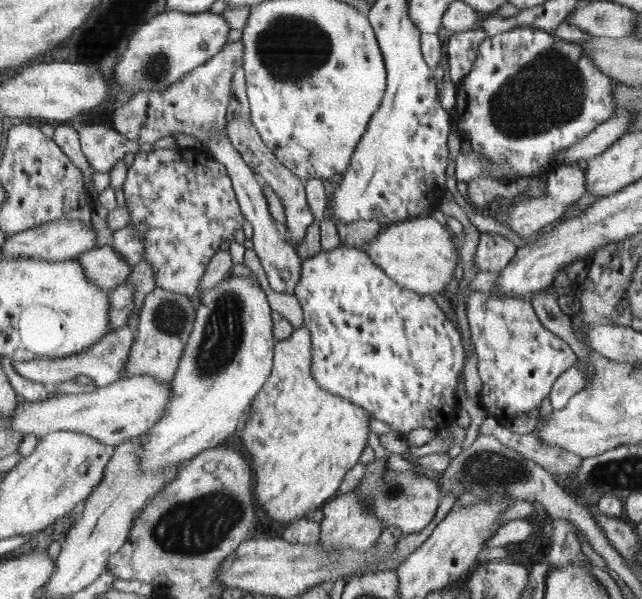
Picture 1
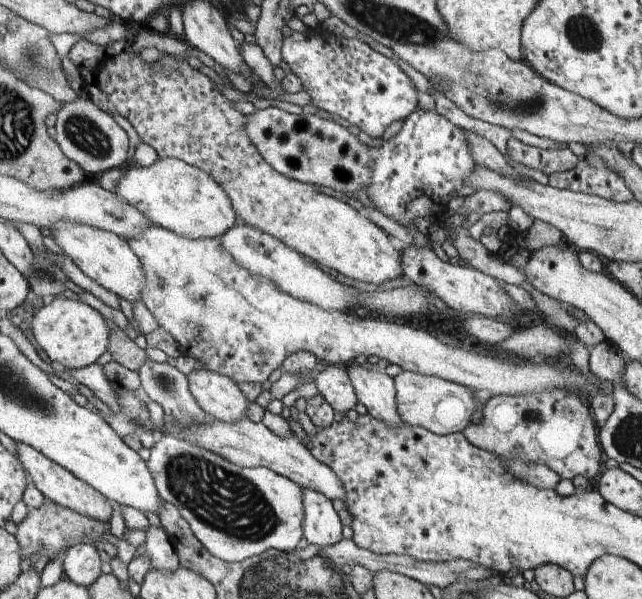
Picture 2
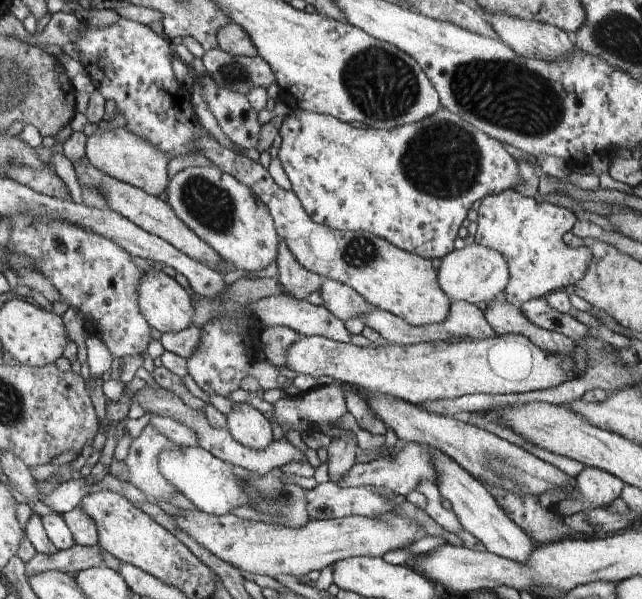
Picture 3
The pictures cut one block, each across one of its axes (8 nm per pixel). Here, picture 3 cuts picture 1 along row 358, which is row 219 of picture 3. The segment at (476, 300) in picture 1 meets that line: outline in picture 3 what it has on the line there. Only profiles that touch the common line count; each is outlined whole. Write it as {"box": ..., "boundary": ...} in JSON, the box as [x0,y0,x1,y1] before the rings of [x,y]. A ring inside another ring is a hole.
{"box":[476,188,593,307],"boundary":[[[515,188],[482,199],[477,211],[476,243],[498,251],[509,265],[509,282],[502,297],[521,307],[526,301],[546,297],[570,284],[576,285],[589,270],[593,252],[588,247],[571,247],[564,236],[577,224],[577,215],[566,207],[544,200],[538,203]]]}

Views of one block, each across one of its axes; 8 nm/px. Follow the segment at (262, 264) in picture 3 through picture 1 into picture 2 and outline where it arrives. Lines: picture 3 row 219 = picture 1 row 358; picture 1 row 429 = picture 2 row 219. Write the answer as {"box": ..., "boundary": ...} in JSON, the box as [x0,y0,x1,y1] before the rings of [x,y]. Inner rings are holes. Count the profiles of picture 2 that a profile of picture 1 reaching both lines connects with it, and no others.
{"box":[115,158,237,239],"boundary":[[[159,158],[149,167],[133,162],[120,169],[122,177],[115,187],[115,193],[125,198],[130,206],[138,208],[153,225],[198,239],[221,237],[236,222],[237,214],[229,194],[205,170],[190,166],[182,159]]]}

